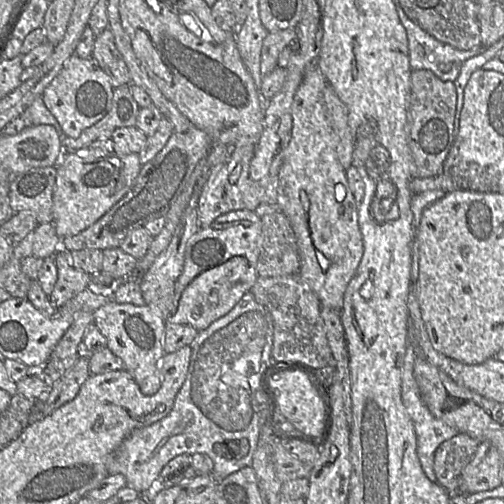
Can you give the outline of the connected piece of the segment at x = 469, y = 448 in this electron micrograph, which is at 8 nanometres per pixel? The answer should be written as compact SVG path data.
M458 433L444 441L434 454L437 483L450 493L458 493L459 480L472 459L480 441L466 433Z

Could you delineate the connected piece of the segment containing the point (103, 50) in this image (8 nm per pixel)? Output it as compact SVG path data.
M106 29L96 37L92 59L109 76L113 88L131 85L128 67L115 44L115 37L111 30Z

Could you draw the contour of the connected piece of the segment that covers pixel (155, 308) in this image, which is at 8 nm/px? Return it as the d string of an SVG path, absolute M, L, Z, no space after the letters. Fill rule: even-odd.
M168 295L156 303L144 306L112 301L93 312L93 324L105 337L106 347L122 359L124 369L130 373L145 395L155 394L161 386L161 373L157 362L165 354L164 334L173 298L174 295Z

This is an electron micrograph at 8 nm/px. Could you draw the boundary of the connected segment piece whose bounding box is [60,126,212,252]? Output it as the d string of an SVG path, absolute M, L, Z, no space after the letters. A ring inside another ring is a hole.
M193 126L185 132L175 131L164 148L149 162L142 165L140 173L126 195L105 215L90 227L72 237L65 237L60 244L73 252L82 249L106 249L119 247L135 229L159 217L165 217L185 189L195 167L205 157L212 138Z

